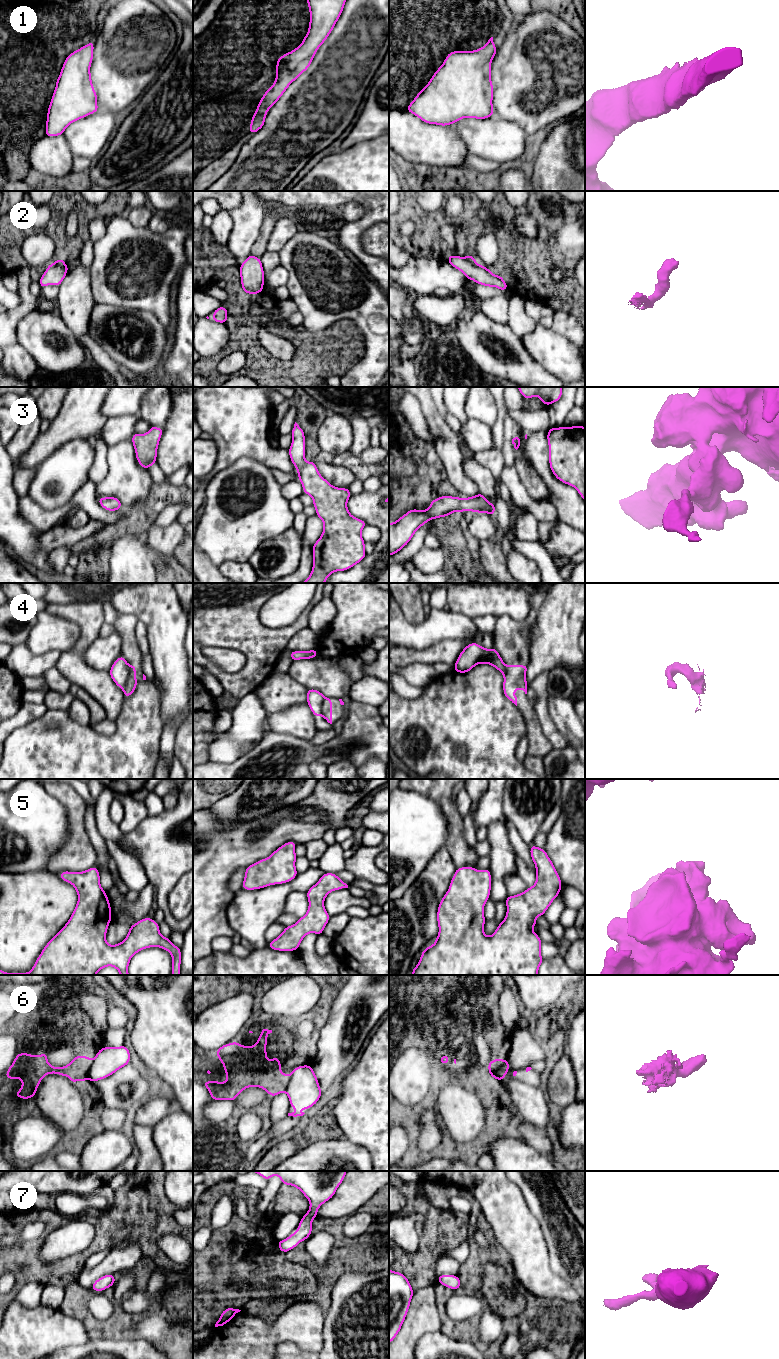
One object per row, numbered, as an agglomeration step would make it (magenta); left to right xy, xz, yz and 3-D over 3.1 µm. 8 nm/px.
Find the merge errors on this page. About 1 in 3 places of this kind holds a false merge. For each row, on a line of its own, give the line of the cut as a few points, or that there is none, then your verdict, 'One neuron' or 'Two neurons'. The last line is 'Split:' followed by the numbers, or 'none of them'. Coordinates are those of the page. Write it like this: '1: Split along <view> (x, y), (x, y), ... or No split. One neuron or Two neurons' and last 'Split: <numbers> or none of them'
1: No split. One neuron
2: No split. One neuron
3: No split. One neuron
4: Split along xy (129, 665), (128, 680), (122, 688). Two neurons
5: No split. One neuron
6: Split along yz (506, 1060), (496, 1070), (498, 1079). Two neurons
7: No split. One neuron
Split: 4, 6

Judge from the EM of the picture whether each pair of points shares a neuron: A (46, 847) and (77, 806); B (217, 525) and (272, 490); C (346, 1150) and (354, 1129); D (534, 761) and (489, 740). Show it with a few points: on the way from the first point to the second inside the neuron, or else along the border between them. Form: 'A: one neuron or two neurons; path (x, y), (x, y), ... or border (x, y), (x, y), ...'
A: two neurons; border (55, 798), (67, 813), (67, 841)
B: one neuron; path (232, 525), (238, 519), (258, 511), (264, 505)
C: two neurons; border (346, 1138), (362, 1145), (369, 1153)
D: two neurons; border (522, 762), (527, 768)

